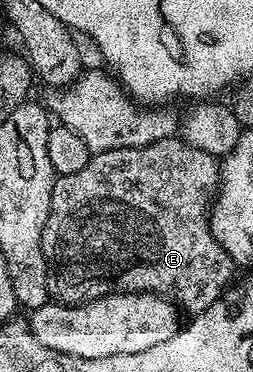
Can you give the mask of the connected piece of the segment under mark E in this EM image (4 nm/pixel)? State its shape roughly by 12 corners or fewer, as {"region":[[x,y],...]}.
{"region":[[184,138],[57,175],[43,229],[58,303],[234,282],[218,160]]}

